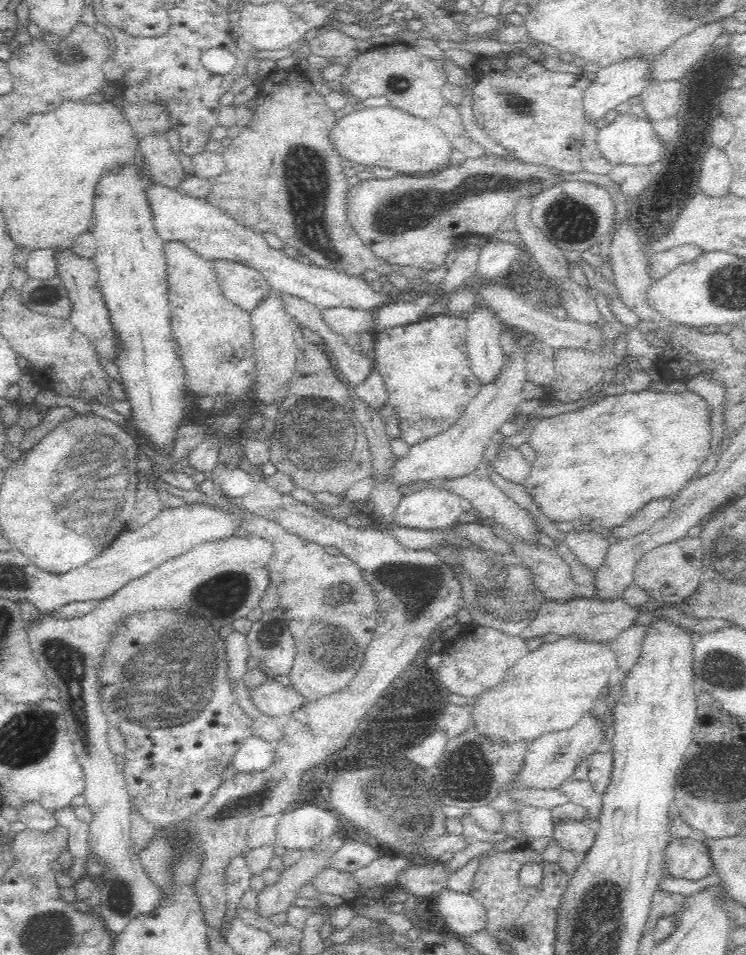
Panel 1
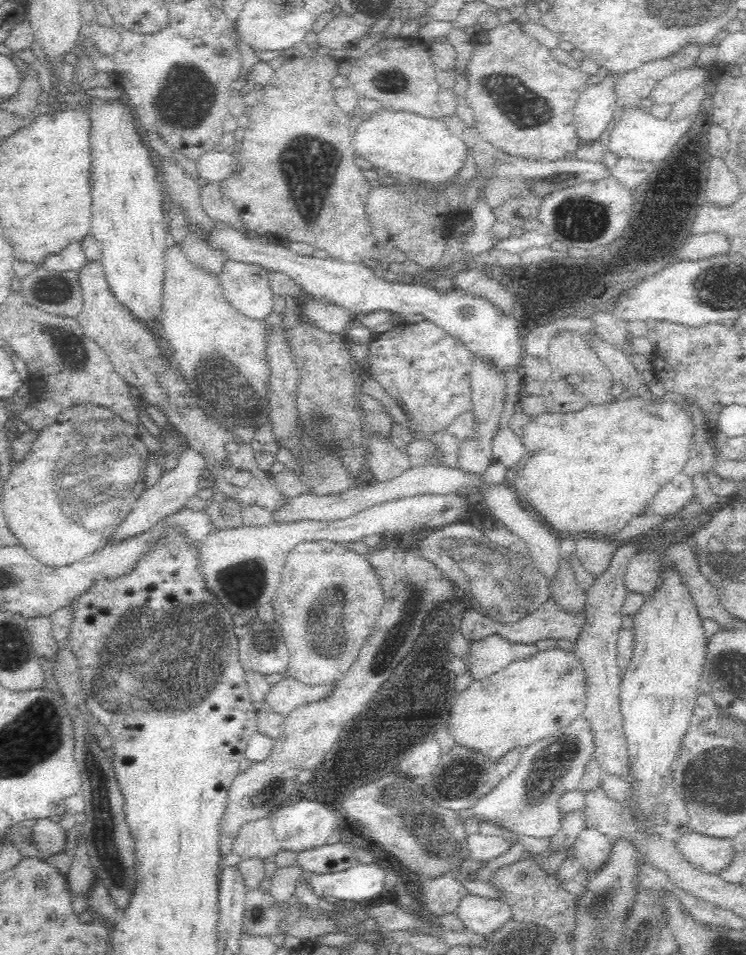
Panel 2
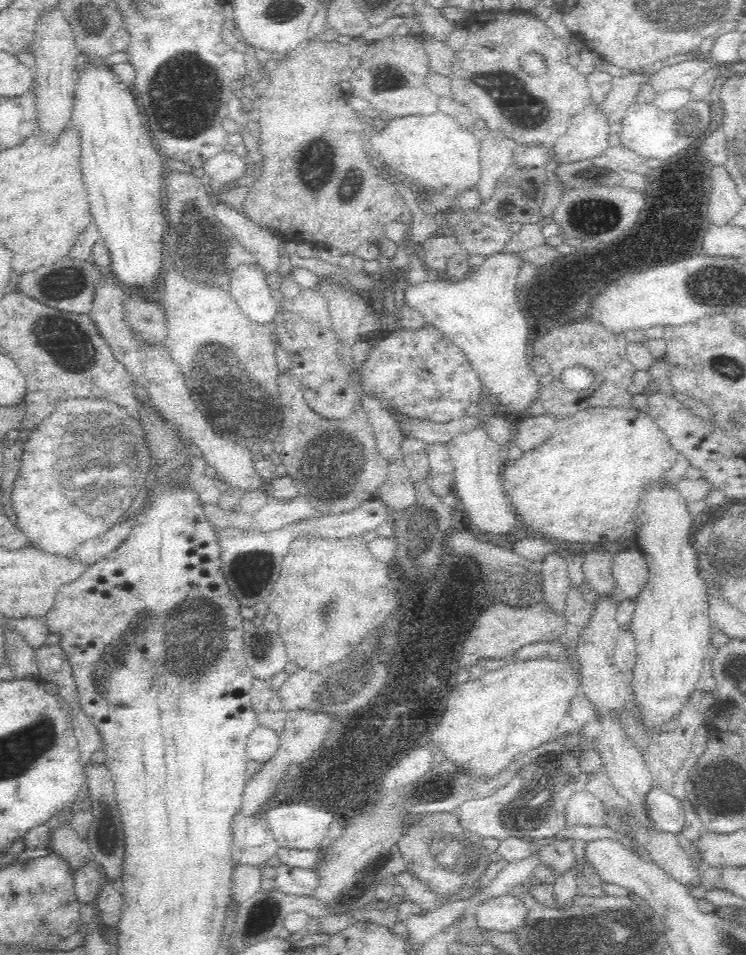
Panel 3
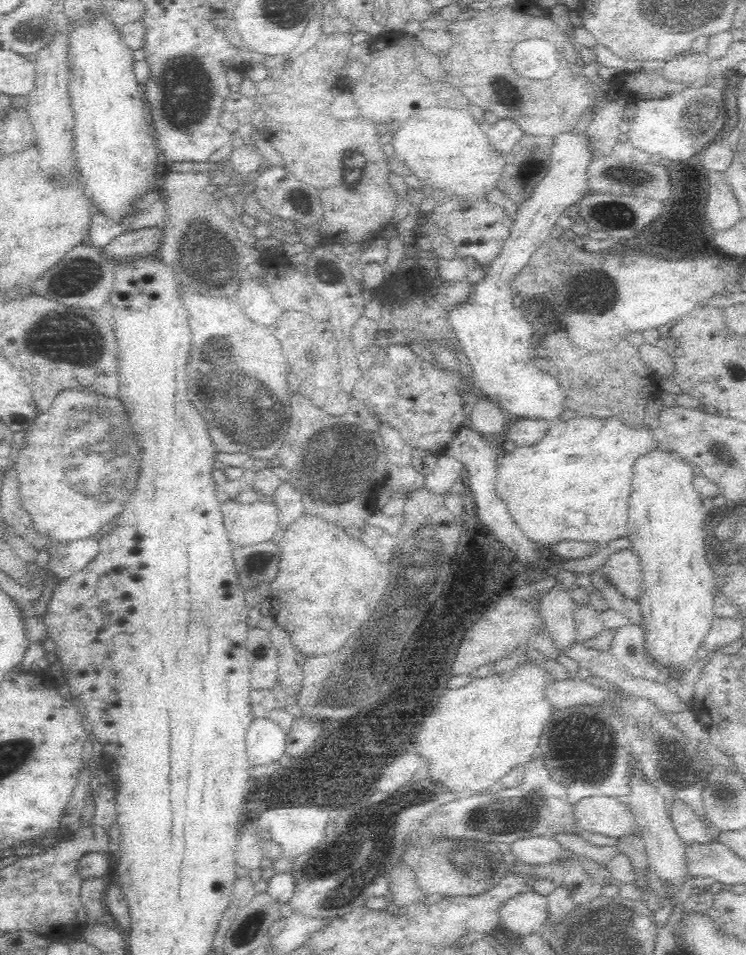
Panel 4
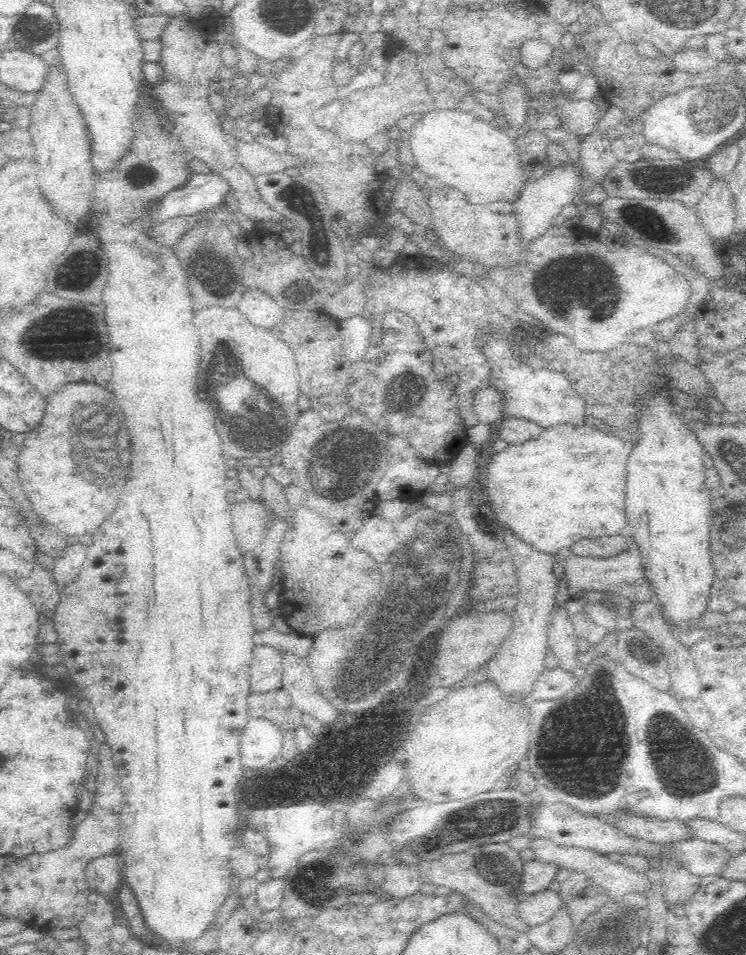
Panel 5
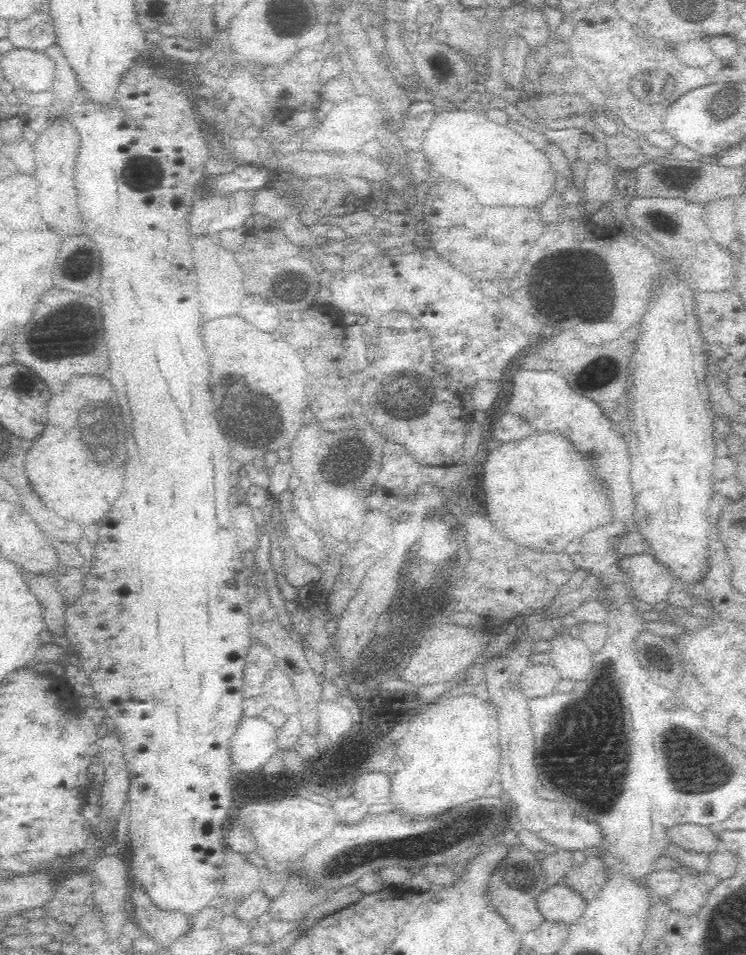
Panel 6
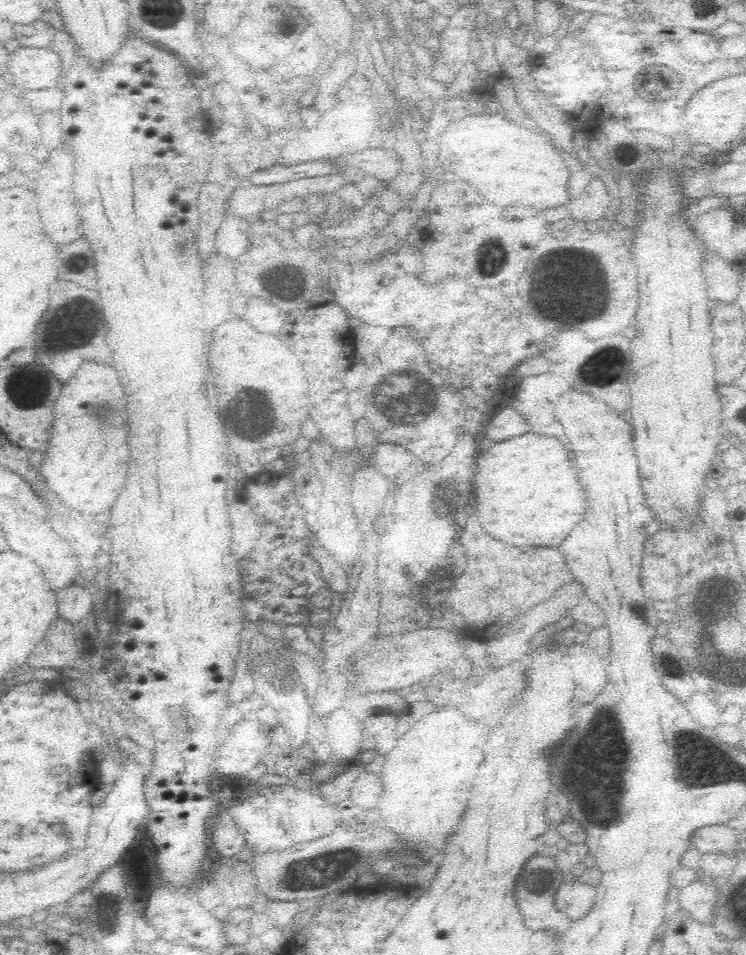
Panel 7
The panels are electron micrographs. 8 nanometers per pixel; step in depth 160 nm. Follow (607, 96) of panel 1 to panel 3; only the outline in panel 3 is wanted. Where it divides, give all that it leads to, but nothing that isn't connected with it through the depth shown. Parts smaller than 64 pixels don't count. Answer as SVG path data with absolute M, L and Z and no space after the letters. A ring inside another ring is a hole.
M590 106L582 110L572 120L568 132L556 140L552 148L554 156L551 156L556 160L556 174L560 167L604 154L606 148L608 148L608 126L604 124L602 114Z

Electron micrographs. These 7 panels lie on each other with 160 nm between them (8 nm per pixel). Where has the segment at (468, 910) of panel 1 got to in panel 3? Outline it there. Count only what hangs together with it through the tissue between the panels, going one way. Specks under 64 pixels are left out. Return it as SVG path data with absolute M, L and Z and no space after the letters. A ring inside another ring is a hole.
M500 895L477 904L473 913L488 931L510 932L522 928L529 917L529 906L519 895Z

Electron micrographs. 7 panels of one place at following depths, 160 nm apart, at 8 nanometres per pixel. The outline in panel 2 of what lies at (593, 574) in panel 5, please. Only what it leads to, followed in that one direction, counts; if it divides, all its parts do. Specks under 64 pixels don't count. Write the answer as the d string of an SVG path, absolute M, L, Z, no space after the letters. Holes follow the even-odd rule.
M641 551L630 556L622 584L628 593L648 595L658 584L658 552Z

